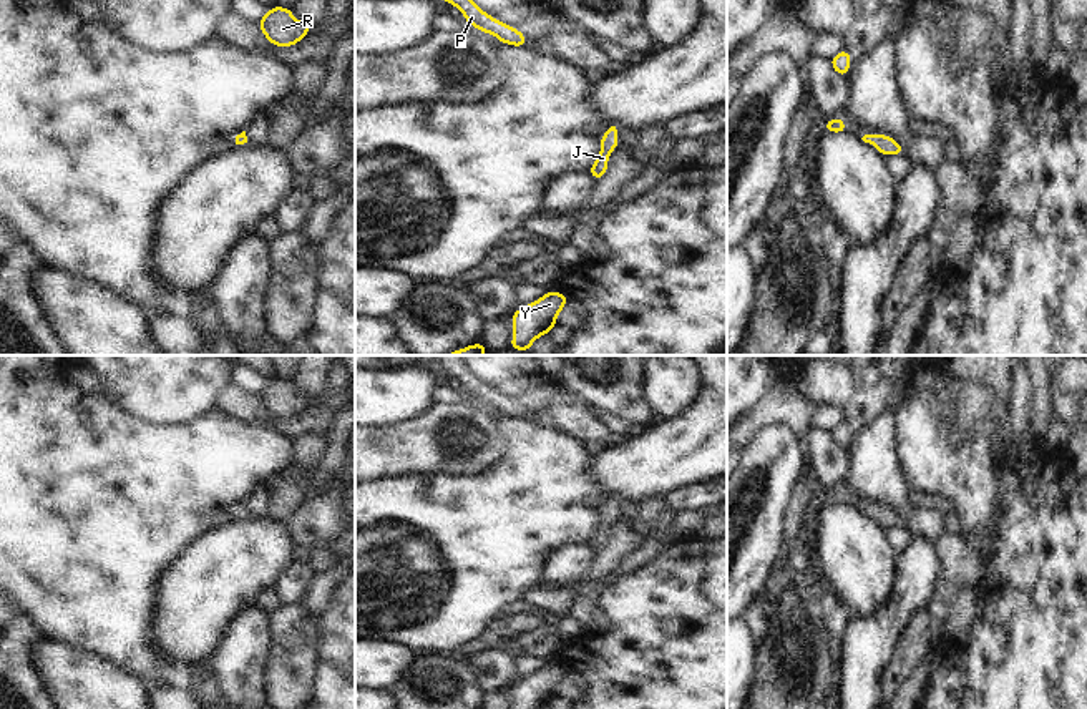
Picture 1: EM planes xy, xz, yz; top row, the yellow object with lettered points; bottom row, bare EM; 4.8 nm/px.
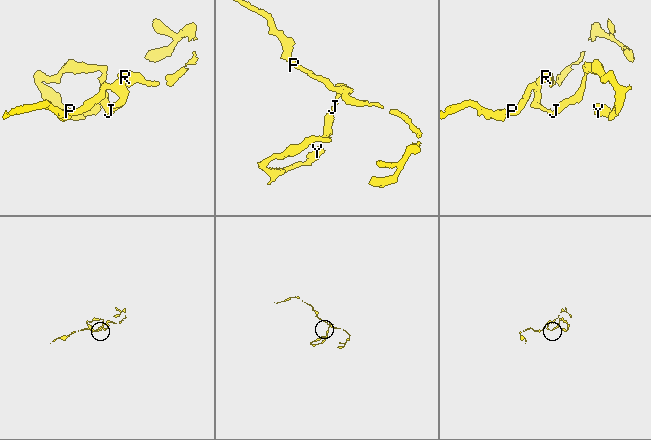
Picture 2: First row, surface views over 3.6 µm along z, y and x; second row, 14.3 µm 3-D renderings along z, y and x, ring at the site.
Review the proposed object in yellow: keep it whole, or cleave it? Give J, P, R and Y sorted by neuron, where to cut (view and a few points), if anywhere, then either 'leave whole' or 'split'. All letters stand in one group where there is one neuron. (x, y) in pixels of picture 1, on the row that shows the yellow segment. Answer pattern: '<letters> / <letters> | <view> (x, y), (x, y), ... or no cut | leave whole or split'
J P R Y | no cut | leave whole

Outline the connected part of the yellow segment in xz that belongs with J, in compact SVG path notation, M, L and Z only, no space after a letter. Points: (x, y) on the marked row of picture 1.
M612 121L609 125L609 130L601 136L601 154L597 156L597 159L594 161L594 164L587 171L594 176L596 183L607 171L607 161L609 161L611 151L619 146L619 138L616 133L617 130L619 130L619 125L616 121Z

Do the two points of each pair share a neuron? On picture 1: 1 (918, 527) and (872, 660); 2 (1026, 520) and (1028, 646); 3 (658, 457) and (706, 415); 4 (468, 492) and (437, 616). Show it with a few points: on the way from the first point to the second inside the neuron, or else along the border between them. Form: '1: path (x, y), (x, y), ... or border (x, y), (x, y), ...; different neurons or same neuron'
1: border (913, 535), (928, 535), (935, 540); different neurons
2: path (1028, 552), (1028, 615); same neuron
3: path (669, 452), (694, 427); same neuron
4: path (468, 523), (468, 532), (437, 563), (437, 585); same neuron

